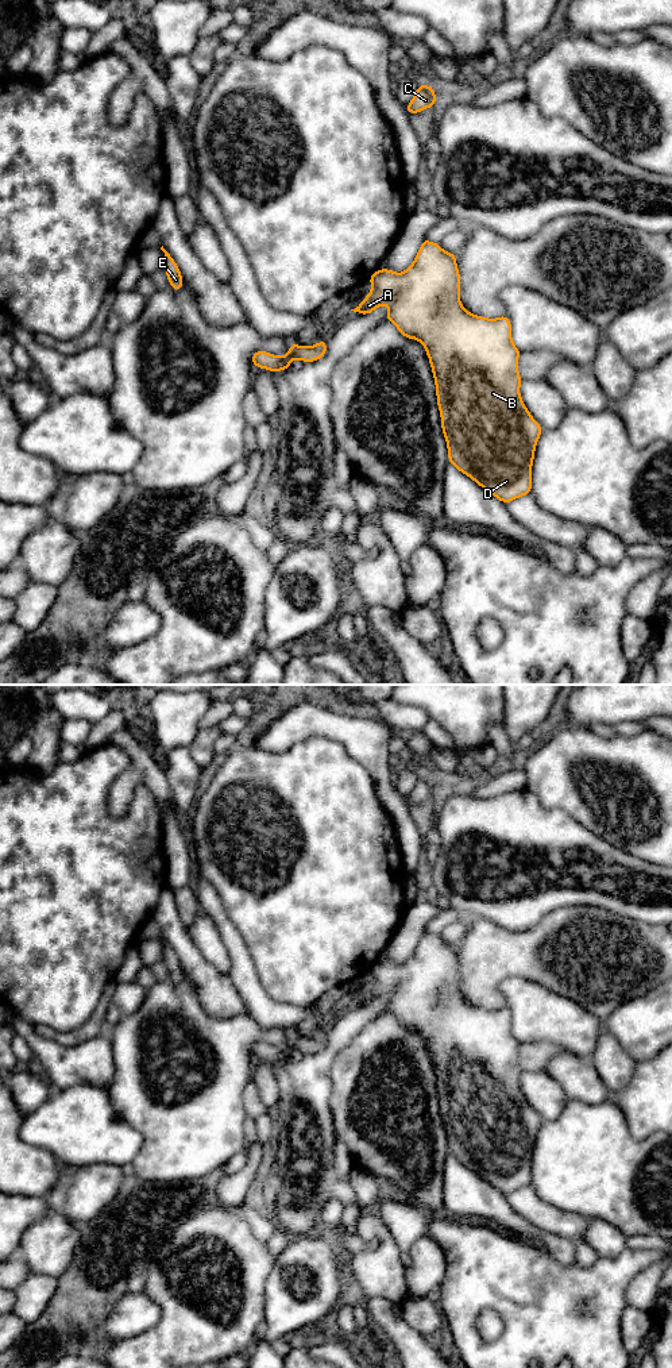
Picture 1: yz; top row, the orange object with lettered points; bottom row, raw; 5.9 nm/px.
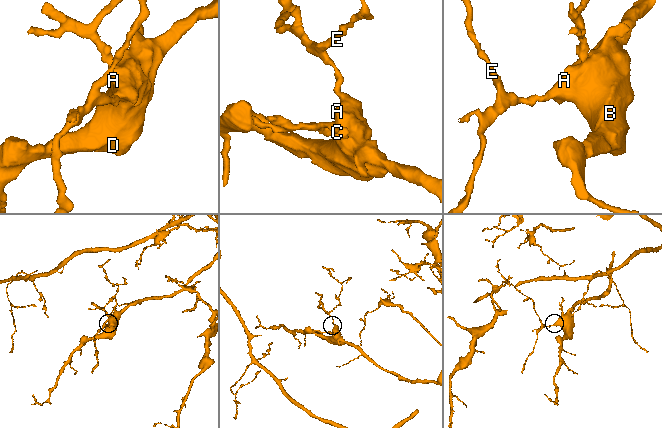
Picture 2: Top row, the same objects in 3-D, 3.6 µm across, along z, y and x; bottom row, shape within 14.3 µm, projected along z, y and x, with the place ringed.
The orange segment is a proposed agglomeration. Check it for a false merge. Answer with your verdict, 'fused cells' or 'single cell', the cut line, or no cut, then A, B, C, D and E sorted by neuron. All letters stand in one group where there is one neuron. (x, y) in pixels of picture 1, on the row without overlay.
single cell; cut none; groups A B C D E

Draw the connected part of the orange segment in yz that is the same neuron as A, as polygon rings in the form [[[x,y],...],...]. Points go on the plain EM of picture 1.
[[[422,930],[418,945],[406,963],[398,966],[379,960],[368,971],[372,982],[351,1002],[368,1006],[387,995],[389,1005],[385,1011],[390,1011],[403,1028],[424,1036],[435,1068],[448,1152],[505,1195],[529,1186],[534,1140],[542,1118],[532,1109],[520,1087],[522,1071],[517,1055],[521,1043],[513,1036],[509,1009],[503,1006],[498,1010],[486,1010],[467,1003],[459,990],[460,966],[456,945],[445,944],[439,935],[428,930]]]

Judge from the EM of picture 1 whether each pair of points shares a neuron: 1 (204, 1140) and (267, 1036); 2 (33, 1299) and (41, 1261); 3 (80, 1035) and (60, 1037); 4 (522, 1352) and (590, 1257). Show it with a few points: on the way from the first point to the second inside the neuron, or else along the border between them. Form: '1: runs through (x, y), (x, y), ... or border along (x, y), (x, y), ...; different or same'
1: runs through (204, 1110), (204, 1094), (238, 1051); same
2: border along (23, 1259), (33, 1272), (57, 1279); different
3: runs through (74, 1037), (65, 1037); same
4: border along (599, 1257), (590, 1266), (575, 1266); different

